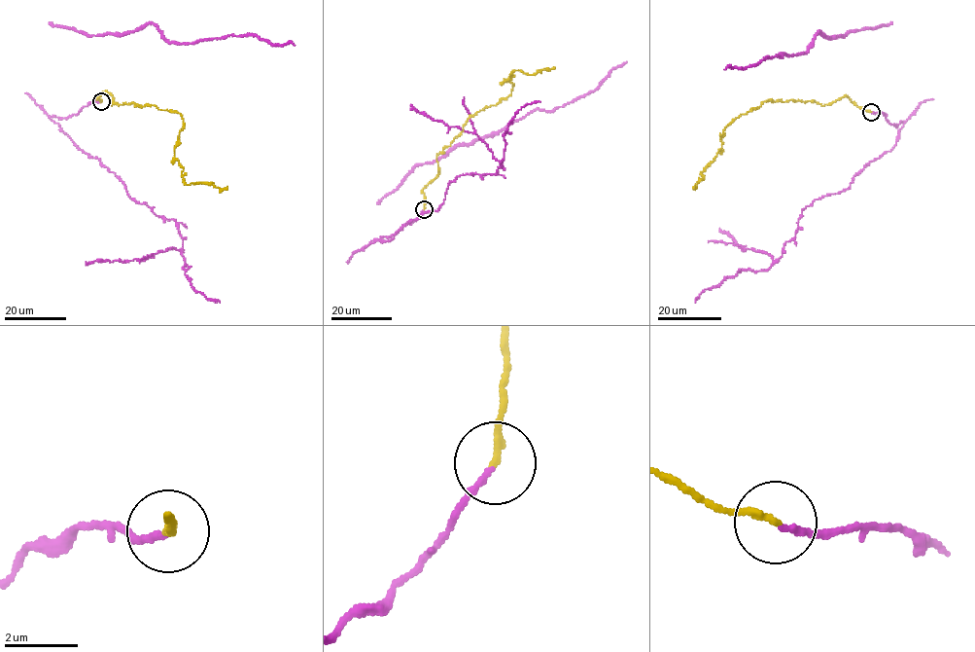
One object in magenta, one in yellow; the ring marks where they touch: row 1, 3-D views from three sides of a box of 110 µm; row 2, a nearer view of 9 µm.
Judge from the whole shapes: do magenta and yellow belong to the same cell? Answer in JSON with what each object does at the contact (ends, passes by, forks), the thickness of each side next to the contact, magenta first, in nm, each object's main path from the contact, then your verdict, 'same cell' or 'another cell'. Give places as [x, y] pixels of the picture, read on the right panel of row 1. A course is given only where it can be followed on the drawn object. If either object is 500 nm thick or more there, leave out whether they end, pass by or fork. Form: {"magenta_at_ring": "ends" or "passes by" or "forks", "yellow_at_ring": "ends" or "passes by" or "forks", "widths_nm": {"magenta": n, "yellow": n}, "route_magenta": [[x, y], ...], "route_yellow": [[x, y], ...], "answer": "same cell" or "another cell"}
{"magenta_at_ring": "ends", "yellow_at_ring": "ends", "widths_nm": {"magenta": 160, "yellow": 200}, "route_magenta": [[871, 112], [903, 125], [896, 143], [850, 187], [802, 210], [777, 261], [743, 250], [719, 229]], "route_yellow": [[871, 112], [845, 96], [823, 105], [763, 102], [728, 125], [722, 148], [694, 188]], "answer": "same cell"}

